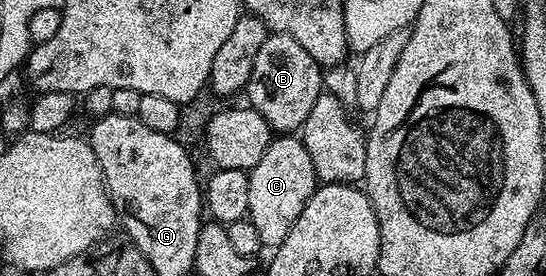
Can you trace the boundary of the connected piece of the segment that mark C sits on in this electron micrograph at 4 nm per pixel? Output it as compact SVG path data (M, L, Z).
M278 135L271 140L269 147L260 155L260 163L249 169L248 211L246 217L256 227L263 246L276 247L284 243L292 223L300 219L300 211L318 188L320 182L312 167L312 159L304 147L301 136Z

